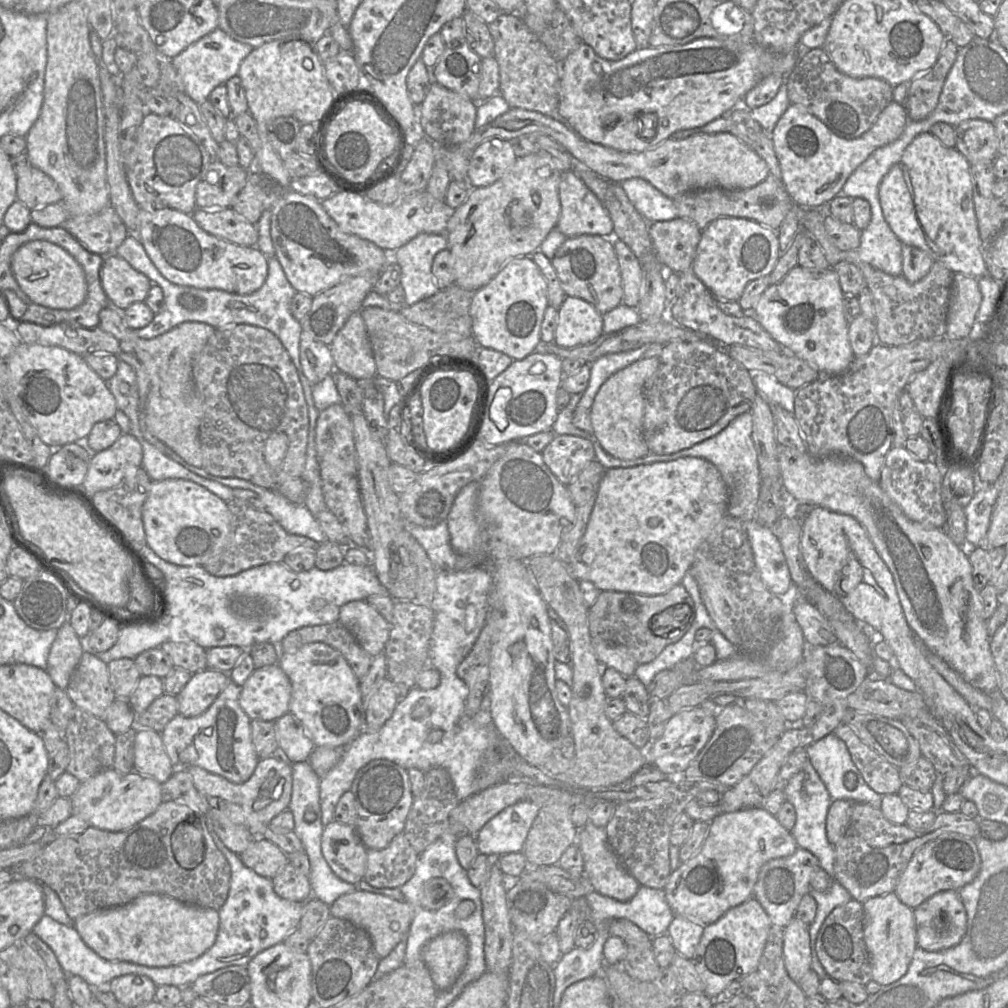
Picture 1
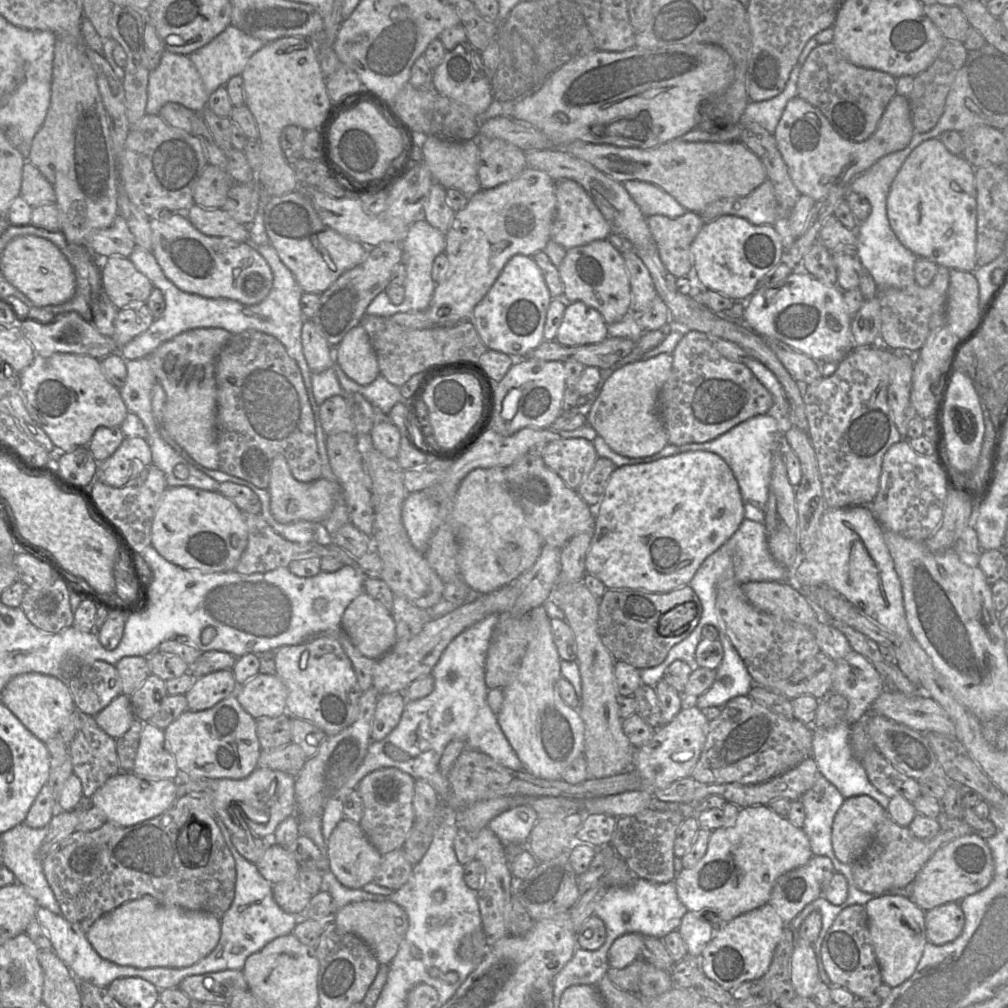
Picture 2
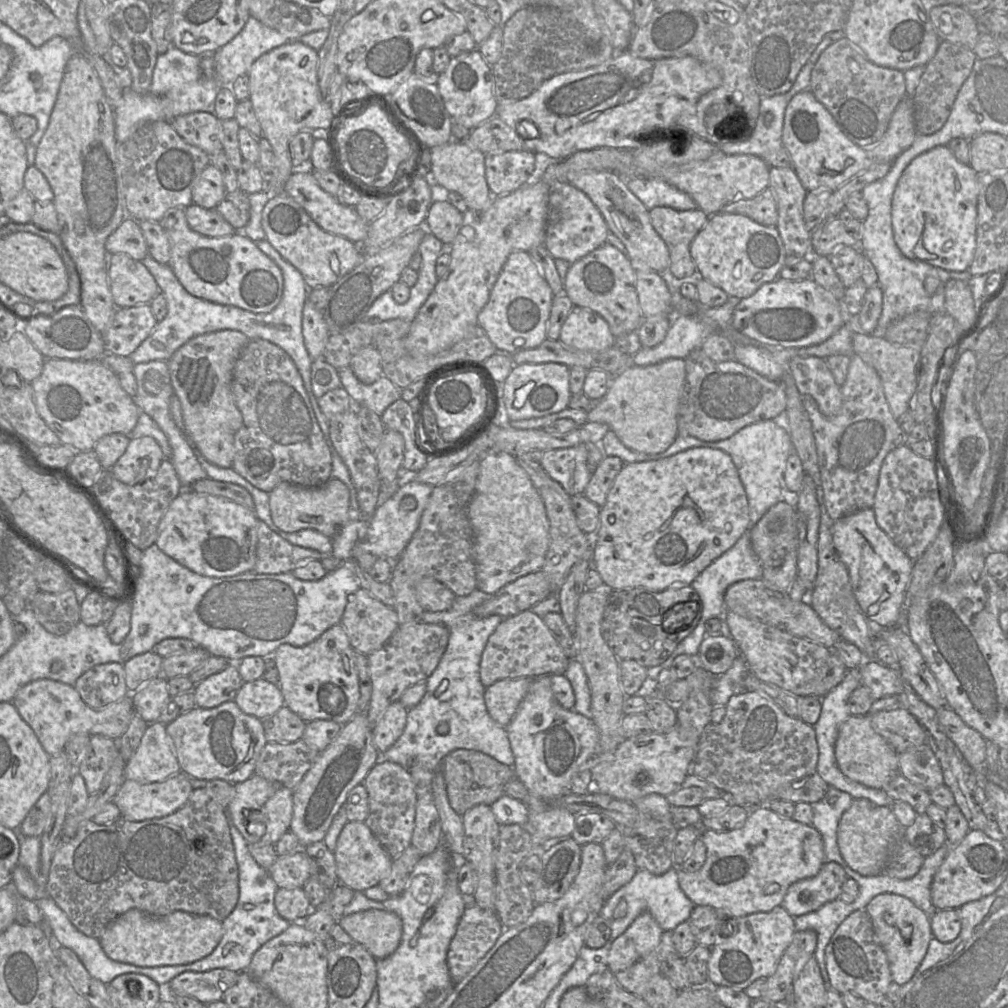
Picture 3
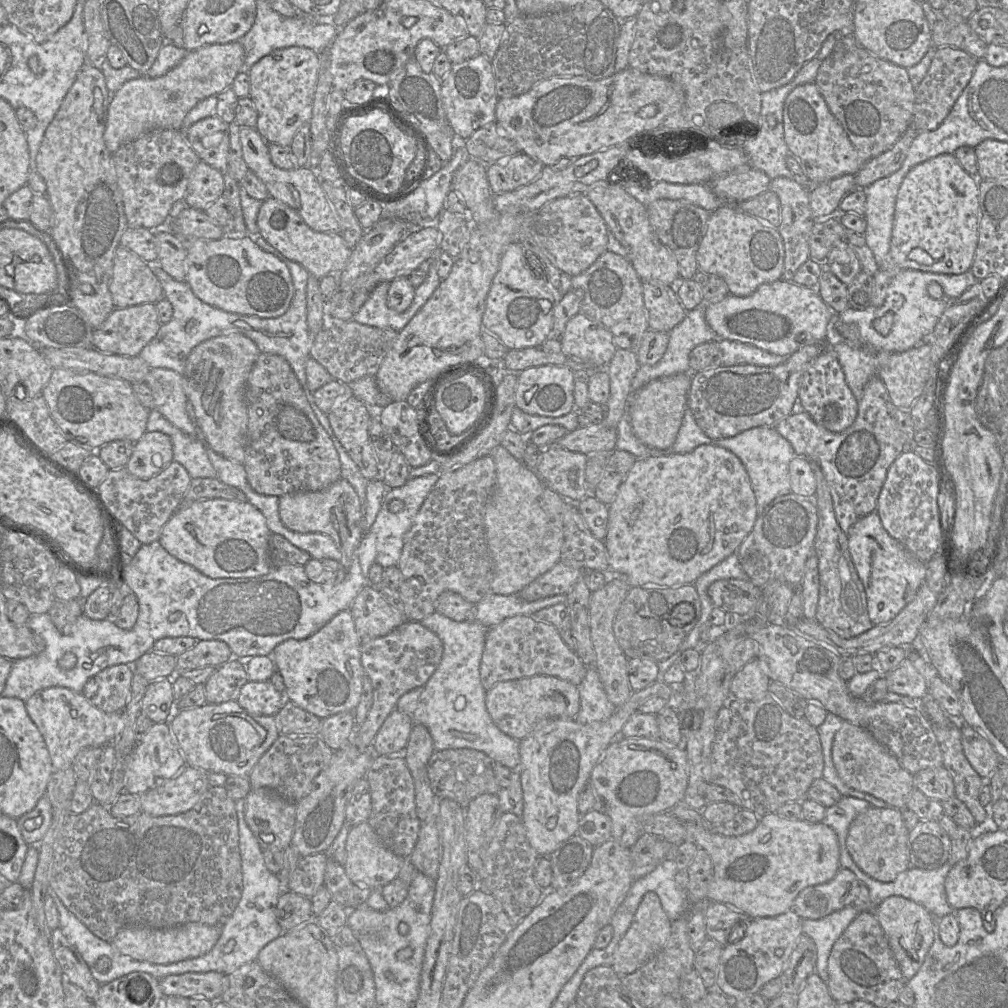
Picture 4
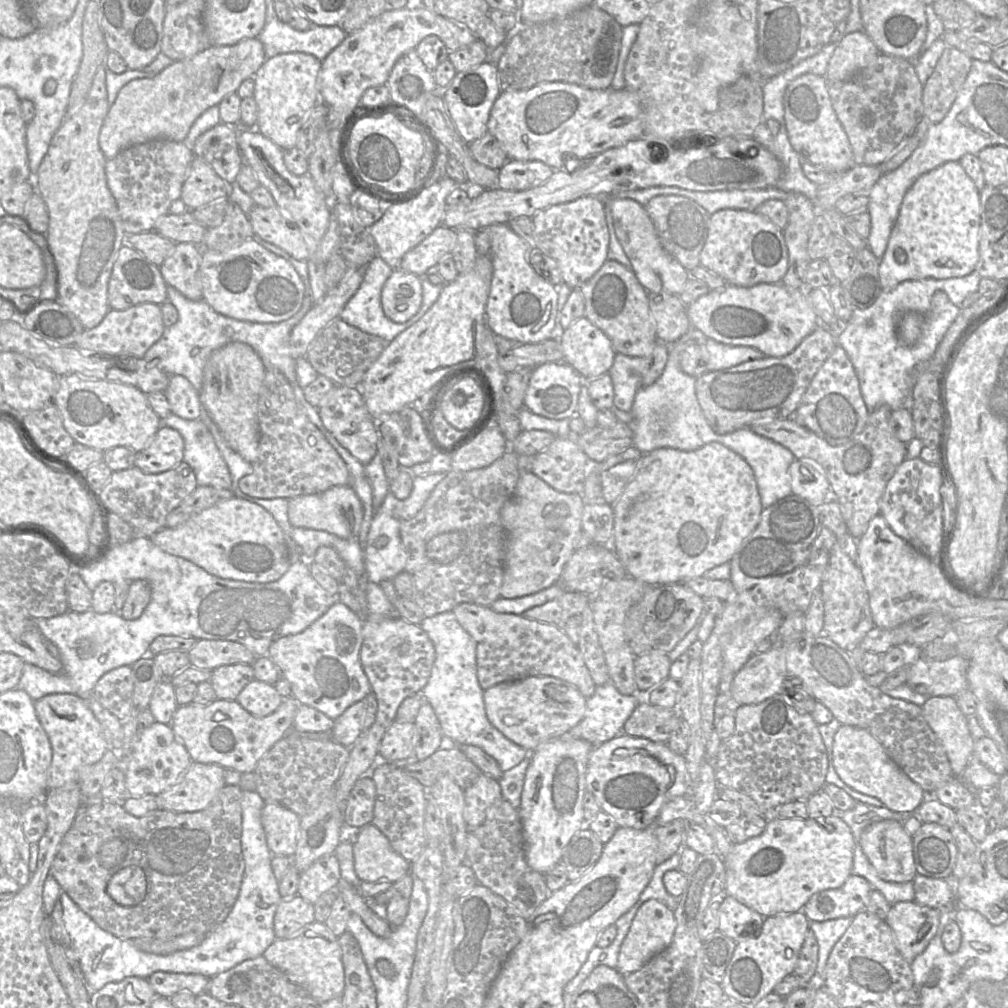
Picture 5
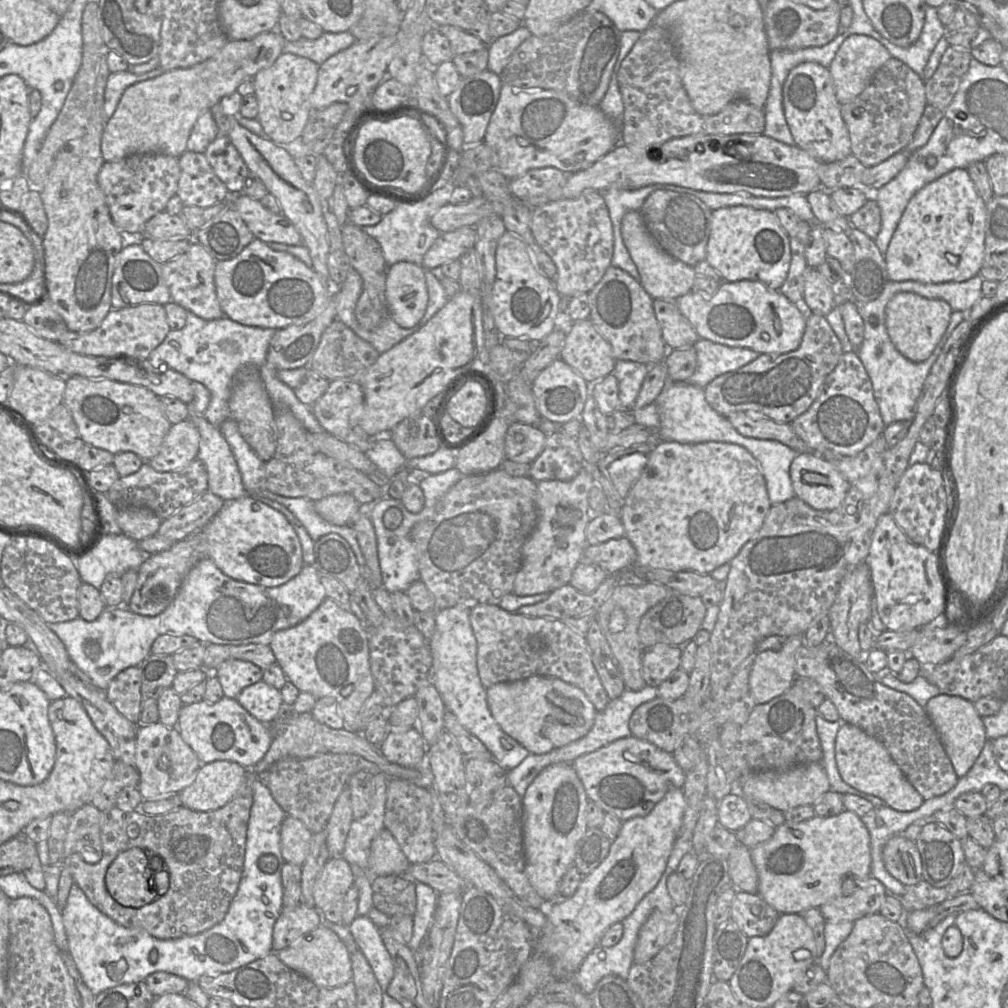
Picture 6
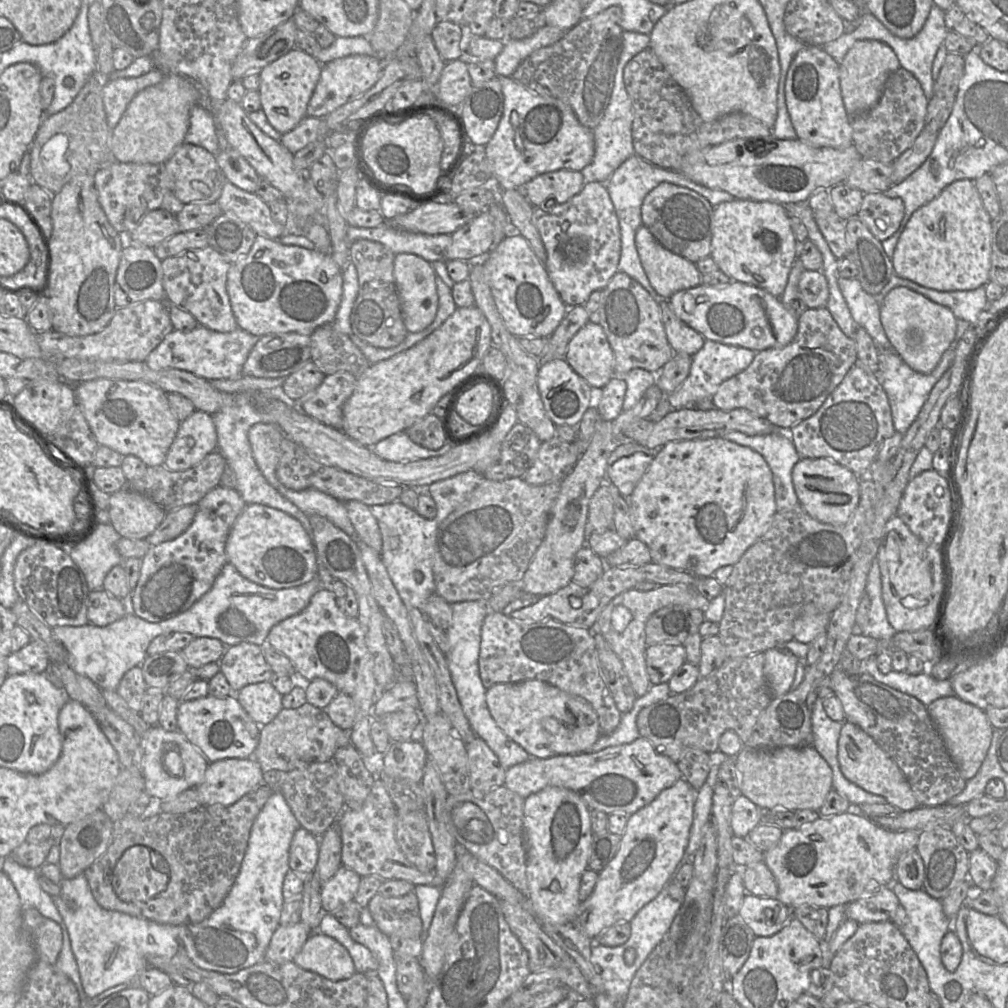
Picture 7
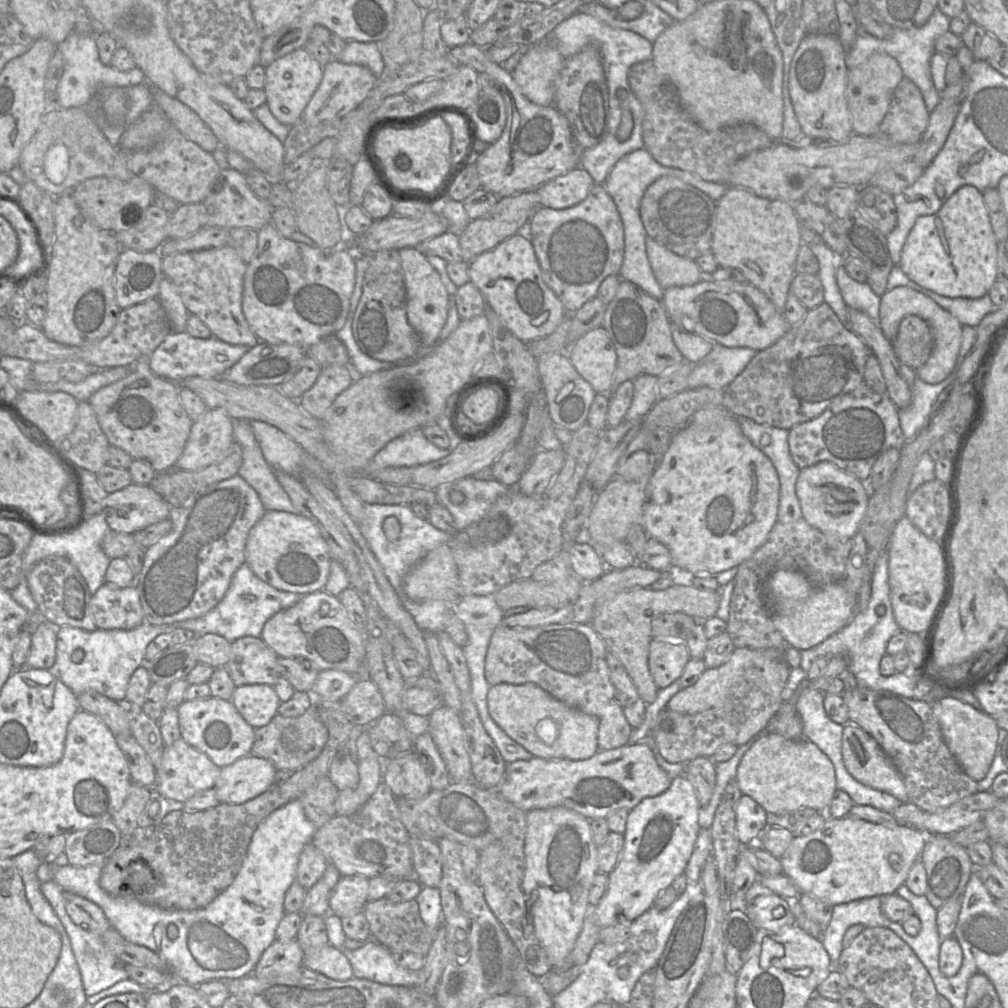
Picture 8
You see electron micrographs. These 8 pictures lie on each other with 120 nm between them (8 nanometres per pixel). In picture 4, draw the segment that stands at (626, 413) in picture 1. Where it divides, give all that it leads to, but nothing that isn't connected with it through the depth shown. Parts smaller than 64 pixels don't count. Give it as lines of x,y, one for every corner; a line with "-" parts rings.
678,373
652,380
632,394
627,413
633,434
640,442
660,450
673,445
687,408
690,381
690,373

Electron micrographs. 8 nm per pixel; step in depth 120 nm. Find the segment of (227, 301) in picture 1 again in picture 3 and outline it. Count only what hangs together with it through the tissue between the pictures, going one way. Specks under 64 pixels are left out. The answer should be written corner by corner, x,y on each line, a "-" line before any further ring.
266,189
248,194
250,217
241,232
255,242
259,250
272,259
280,268
284,284
279,304
268,313
253,313
233,305
218,304
195,297
186,291
168,265
160,264
147,255
141,260
141,263
154,277
159,286
159,293
162,293
166,299
168,311
164,319
157,322
151,334
128,356
134,364
153,360
167,361
179,347
195,336
220,330
237,330
245,334
249,339
264,339
282,348
295,363
302,377
304,388
310,388
313,360
305,347
302,334
302,313
309,288
299,270
283,259
265,239
261,216
271,194
272,192

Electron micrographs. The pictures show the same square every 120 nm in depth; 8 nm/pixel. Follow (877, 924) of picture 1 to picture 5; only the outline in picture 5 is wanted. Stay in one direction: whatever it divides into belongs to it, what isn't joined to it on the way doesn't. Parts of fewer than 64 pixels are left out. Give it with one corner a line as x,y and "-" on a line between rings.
914,901
892,905
885,921
894,933
898,951
909,964
926,949
935,936
940,917
938,909

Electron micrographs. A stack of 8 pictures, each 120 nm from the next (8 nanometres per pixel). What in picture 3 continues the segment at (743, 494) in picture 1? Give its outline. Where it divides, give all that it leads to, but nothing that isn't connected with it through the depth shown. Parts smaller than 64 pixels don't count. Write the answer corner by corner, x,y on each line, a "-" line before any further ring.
781,418
780,421
782,424
776,423
774,420
759,421
743,427
729,438
715,442
705,442
692,436
677,435
672,445
659,454
645,454
627,448
610,429
601,440
601,443
605,456
617,456
625,464
663,459
694,447
723,450
731,456
737,468
747,495
750,522
753,525
760,520
771,506
789,497
789,493
784,486
784,472
787,459
793,452
793,445
784,418

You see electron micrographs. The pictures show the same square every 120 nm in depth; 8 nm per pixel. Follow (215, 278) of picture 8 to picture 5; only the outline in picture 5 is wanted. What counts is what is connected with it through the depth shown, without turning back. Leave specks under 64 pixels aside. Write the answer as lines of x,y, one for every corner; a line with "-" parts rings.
176,243
174,251
159,266
166,284
193,301
203,299
199,278
202,249
193,243

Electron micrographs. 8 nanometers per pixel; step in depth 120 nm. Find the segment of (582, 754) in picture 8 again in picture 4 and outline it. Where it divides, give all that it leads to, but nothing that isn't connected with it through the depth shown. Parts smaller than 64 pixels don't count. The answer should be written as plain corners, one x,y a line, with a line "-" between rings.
534,675
496,683
486,692
487,711
497,727
516,740
529,735
542,721
553,718
574,719
580,709
578,687
551,675

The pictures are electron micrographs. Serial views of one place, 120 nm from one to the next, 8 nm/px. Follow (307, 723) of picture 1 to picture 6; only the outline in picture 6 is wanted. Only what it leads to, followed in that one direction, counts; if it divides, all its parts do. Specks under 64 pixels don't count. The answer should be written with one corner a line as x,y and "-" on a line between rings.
326,597
305,620
294,627
276,632
269,646
287,680
299,691
309,692
316,699
325,696
333,697
344,720
344,728
353,732
363,731
359,730
359,711
376,689
376,685
369,664
368,630
348,608

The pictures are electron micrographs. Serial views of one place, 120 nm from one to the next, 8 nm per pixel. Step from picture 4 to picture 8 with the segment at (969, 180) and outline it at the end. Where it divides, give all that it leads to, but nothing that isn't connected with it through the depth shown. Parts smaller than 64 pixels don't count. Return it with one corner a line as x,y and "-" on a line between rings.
964,185
935,214
916,220
905,241
899,266
910,280
941,296
977,299
987,295
997,281
997,247
982,192

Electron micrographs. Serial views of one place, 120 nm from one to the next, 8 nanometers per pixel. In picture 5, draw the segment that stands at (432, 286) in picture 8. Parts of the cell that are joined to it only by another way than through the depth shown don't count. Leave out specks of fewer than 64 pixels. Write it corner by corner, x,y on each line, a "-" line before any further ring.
402,269
393,270
381,292
384,314
395,323
413,317
422,303
422,278

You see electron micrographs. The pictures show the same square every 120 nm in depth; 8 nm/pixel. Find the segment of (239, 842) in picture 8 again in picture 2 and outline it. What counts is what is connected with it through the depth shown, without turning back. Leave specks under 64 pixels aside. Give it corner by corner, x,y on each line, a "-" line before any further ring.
201,794
178,797
162,814
132,826
106,822
93,831
75,831
42,858
42,868
59,903
61,915
74,929
84,934
101,916
145,895
163,905
209,912
219,919
230,908
235,896
235,860
217,817

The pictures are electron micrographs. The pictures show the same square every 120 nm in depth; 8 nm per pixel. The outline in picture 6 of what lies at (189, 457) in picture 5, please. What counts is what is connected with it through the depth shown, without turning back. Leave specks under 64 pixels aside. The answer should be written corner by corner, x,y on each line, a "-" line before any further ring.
191,415
188,419
200,434
197,458
206,466
208,490
225,501
246,496
238,465
220,429
203,415

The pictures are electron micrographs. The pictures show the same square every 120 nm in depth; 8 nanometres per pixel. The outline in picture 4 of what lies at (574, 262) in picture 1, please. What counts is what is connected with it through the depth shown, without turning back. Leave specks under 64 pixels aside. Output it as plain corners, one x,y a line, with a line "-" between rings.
607,250
588,269
572,277
571,281
571,291
580,297
580,313
608,329
617,348
636,352
649,325
643,300
643,282
630,261

